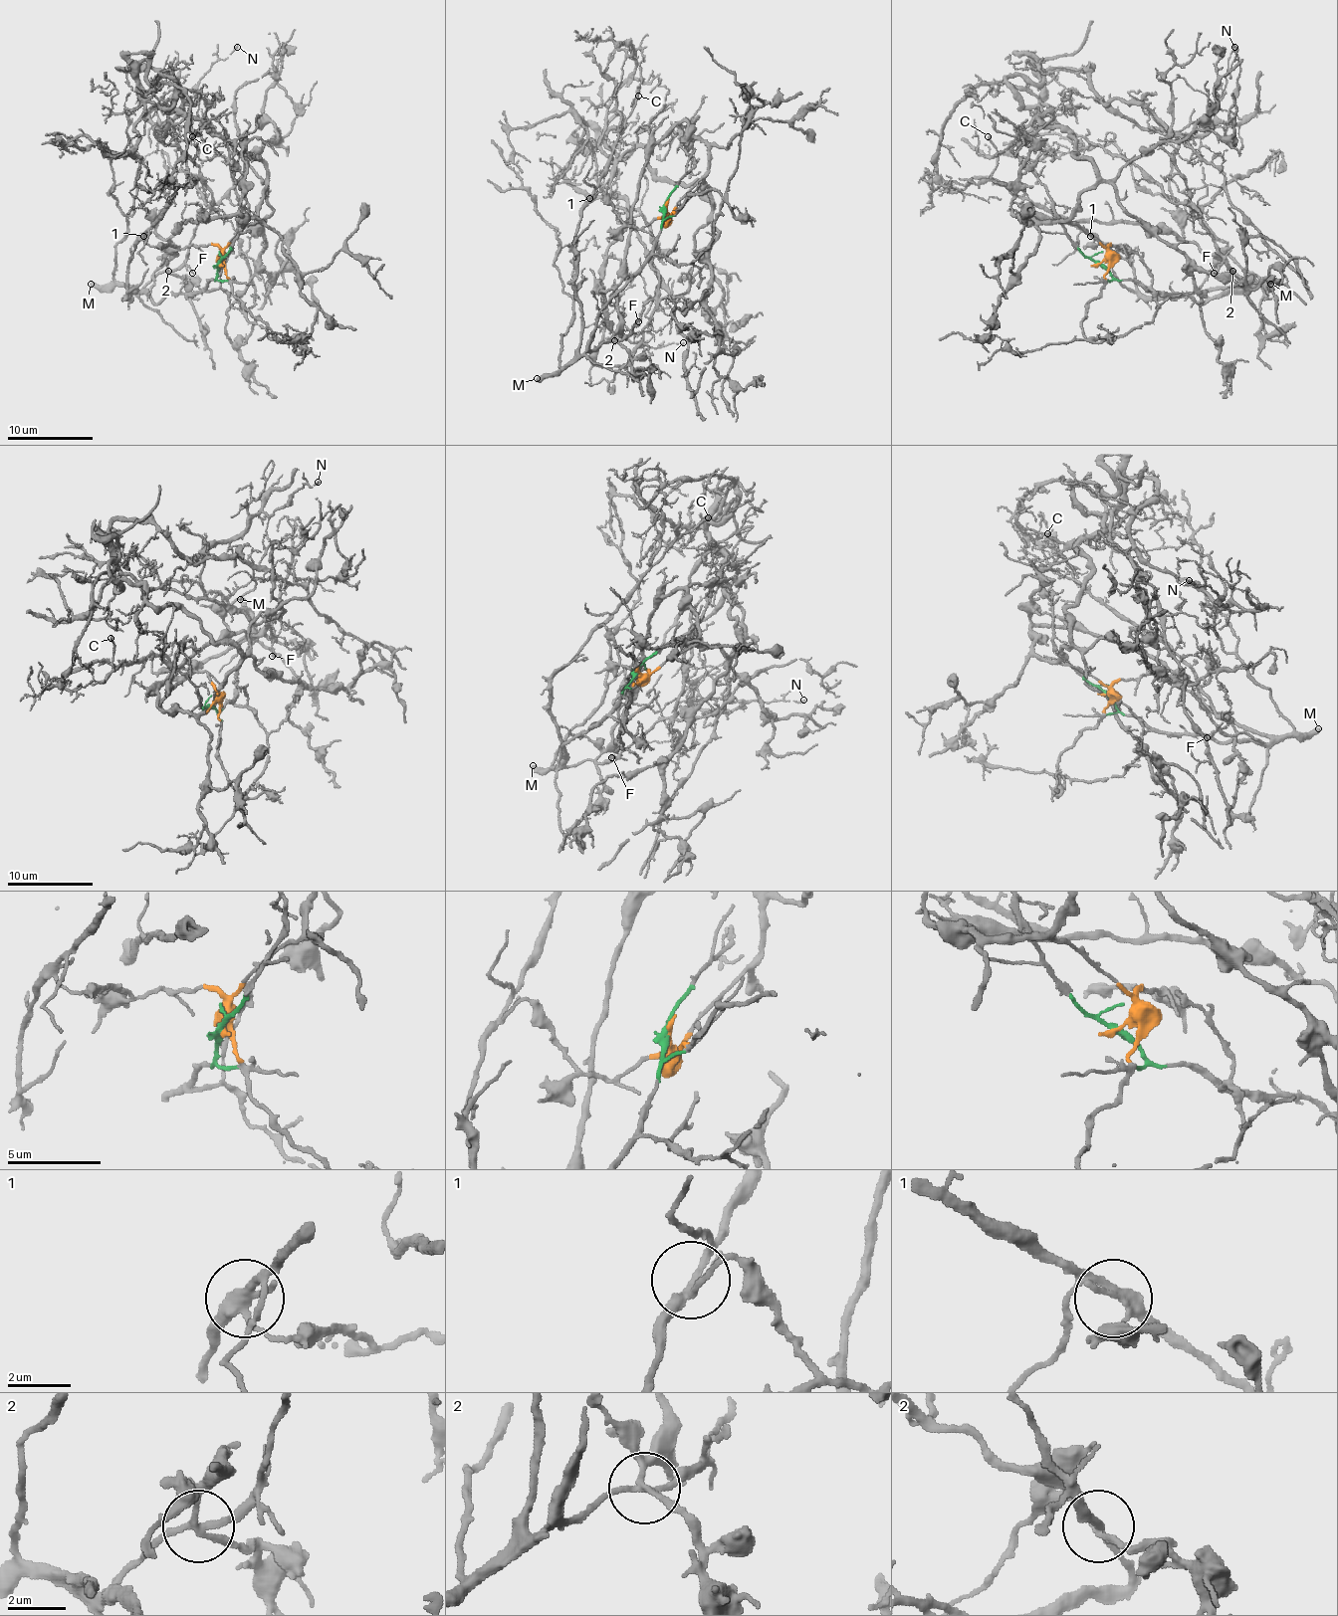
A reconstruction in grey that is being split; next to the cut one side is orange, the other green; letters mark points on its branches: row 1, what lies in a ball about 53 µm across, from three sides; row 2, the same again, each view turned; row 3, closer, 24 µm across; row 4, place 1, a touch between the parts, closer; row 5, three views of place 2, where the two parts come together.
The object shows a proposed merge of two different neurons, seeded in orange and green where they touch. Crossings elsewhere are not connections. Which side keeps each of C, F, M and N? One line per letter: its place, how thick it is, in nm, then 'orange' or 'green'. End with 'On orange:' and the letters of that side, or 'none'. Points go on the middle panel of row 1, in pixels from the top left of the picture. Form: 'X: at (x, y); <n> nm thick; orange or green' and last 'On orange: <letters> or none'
C: at (638, 96); 160 nm thick; green
F: at (638, 321); 190 nm thick; green
M: at (537, 378); 440 nm thick; green
N: at (683, 342); 180 nm thick; orange
On orange: N

